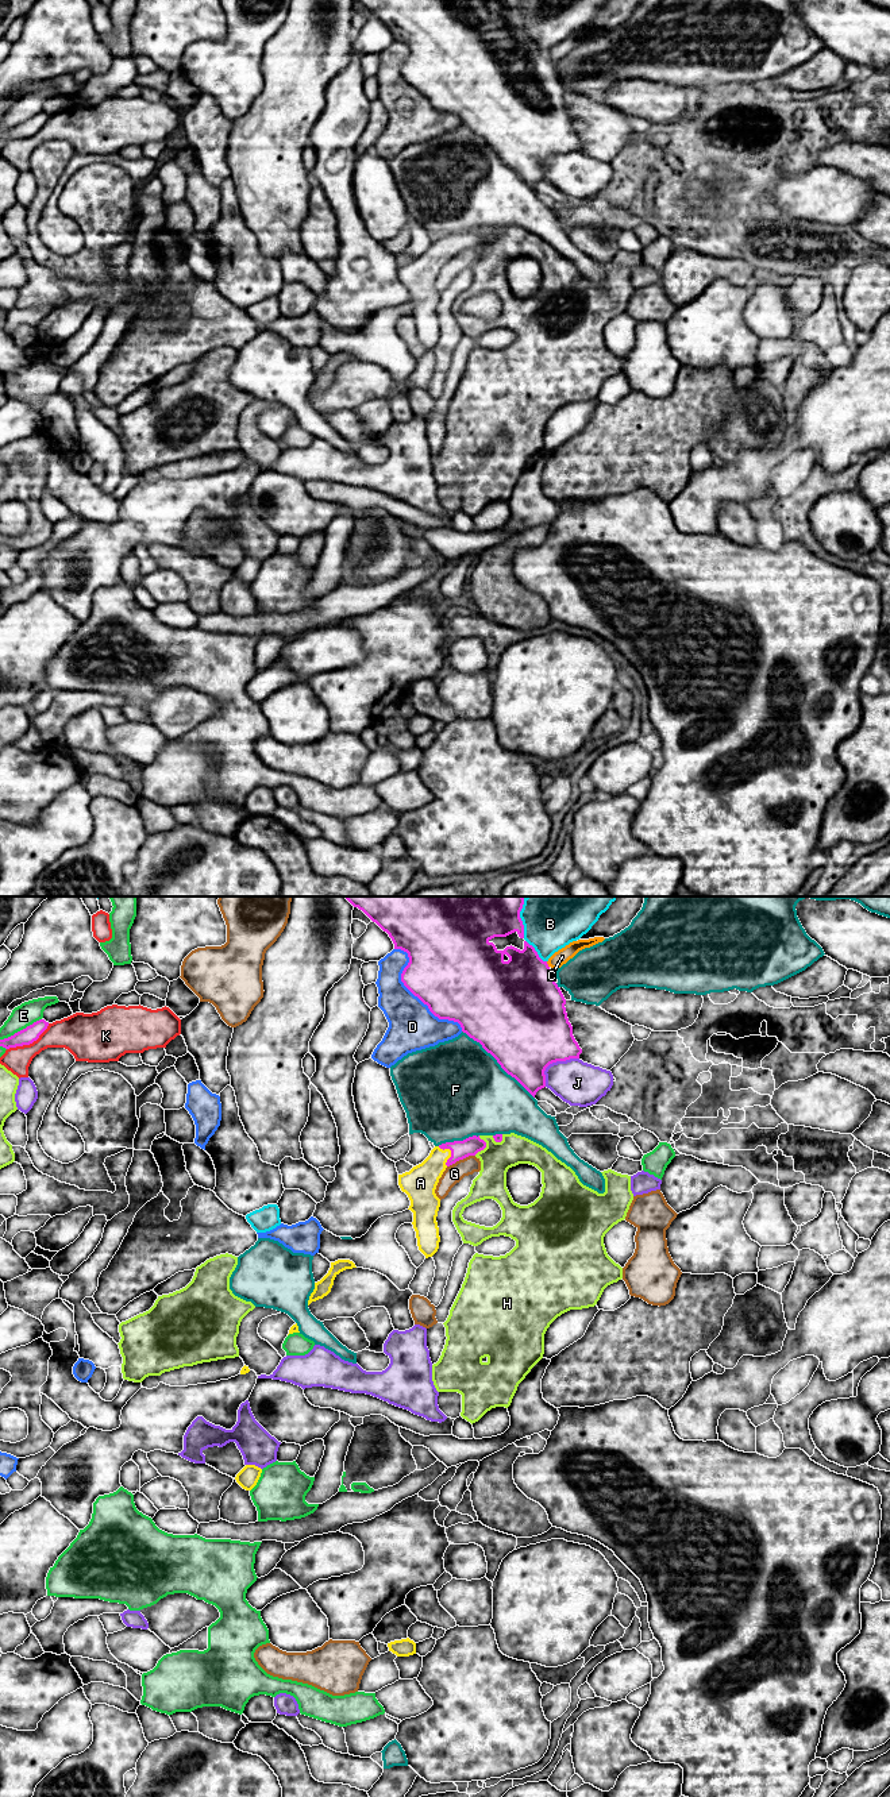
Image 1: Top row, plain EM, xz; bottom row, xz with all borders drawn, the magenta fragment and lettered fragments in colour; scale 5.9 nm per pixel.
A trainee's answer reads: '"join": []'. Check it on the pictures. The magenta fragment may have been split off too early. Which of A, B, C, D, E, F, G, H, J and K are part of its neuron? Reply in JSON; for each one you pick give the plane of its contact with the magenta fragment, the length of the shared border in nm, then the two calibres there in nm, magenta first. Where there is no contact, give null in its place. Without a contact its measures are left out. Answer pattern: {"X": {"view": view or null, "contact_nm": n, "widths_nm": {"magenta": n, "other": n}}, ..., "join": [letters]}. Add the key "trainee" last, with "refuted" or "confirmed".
{"A": {"view": "xz", "contact_nm": 130, "widths_nm": {"magenta": 110, "other": 190}}, "join": ["A"], "trainee": "refuted"}

